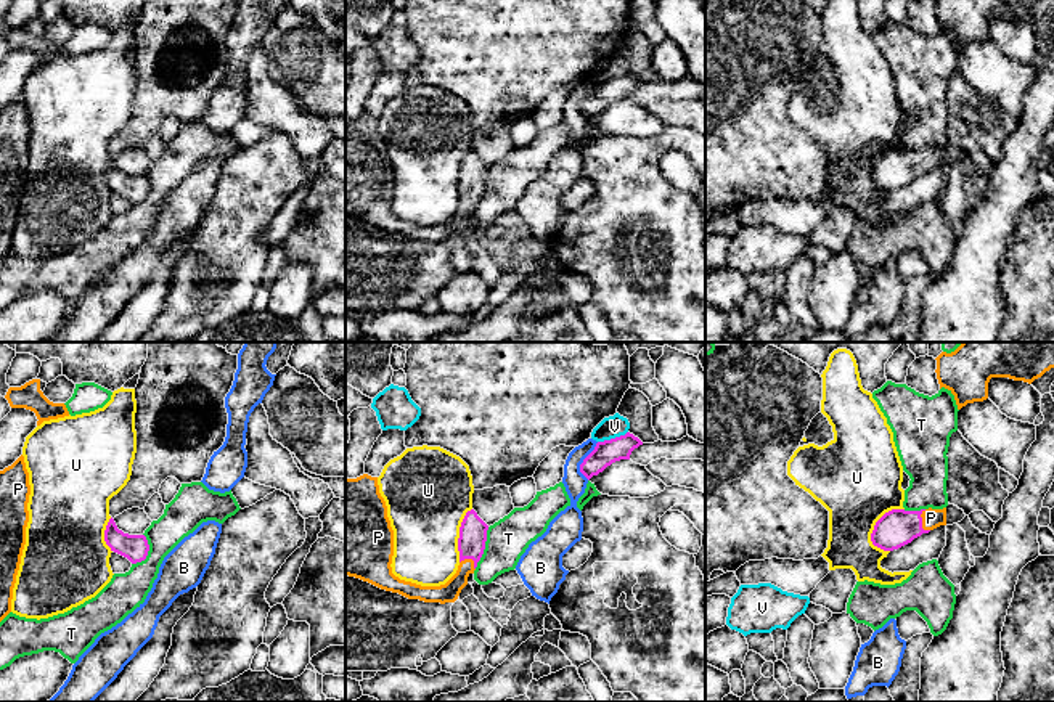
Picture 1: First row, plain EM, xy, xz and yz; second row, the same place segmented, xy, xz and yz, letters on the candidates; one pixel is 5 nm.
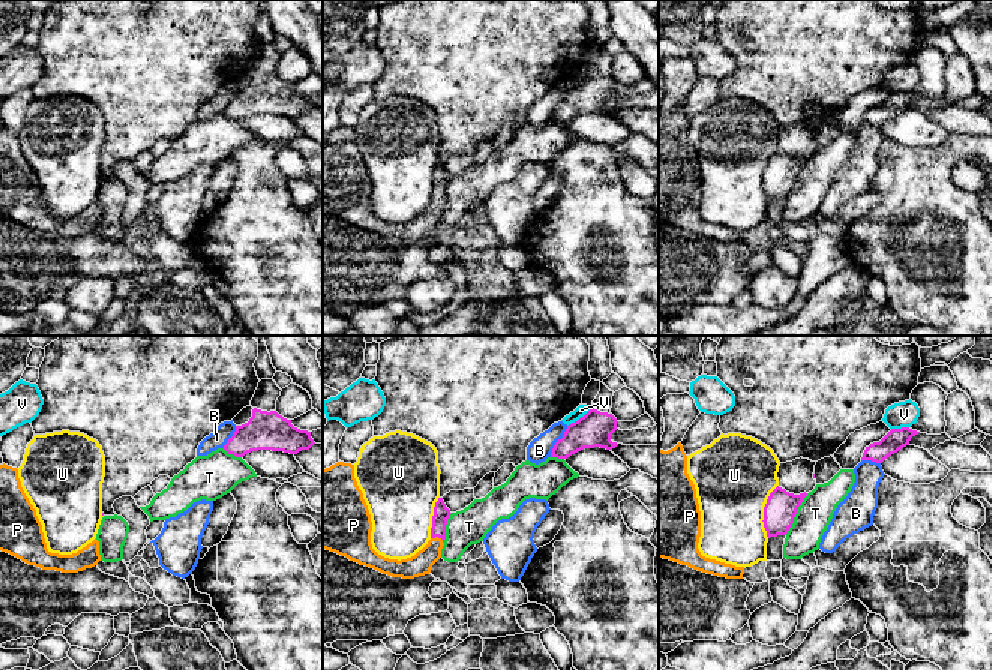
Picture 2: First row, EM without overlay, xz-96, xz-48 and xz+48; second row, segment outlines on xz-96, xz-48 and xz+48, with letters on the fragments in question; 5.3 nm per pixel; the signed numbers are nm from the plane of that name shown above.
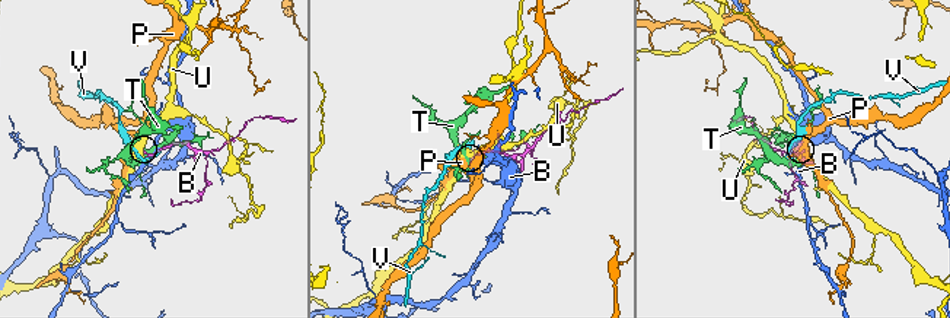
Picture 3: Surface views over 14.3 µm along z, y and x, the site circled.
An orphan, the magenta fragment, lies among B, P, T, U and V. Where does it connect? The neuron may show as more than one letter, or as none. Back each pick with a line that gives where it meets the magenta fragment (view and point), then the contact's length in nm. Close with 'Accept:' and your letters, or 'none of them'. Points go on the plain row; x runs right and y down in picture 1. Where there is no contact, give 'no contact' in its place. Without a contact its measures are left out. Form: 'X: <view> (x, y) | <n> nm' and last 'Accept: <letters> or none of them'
P: yz (921, 163) | 120 nm
Accept: P

